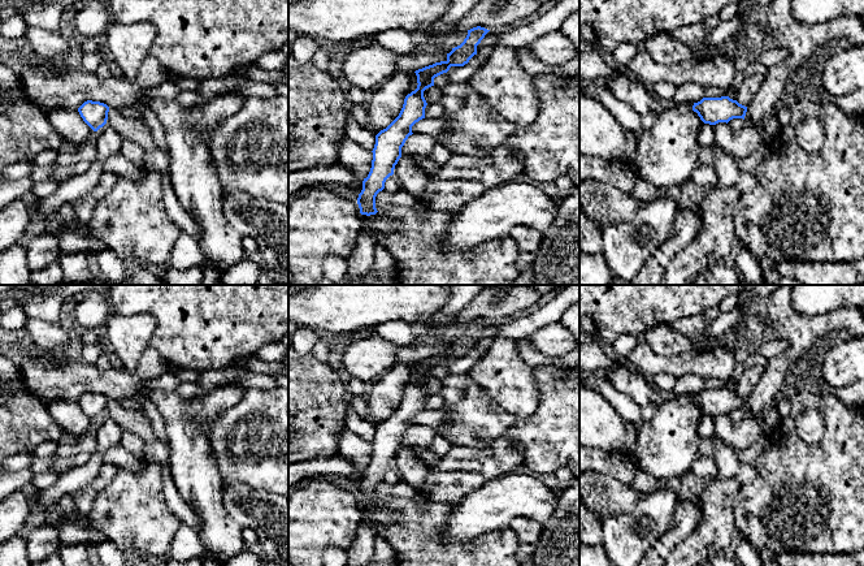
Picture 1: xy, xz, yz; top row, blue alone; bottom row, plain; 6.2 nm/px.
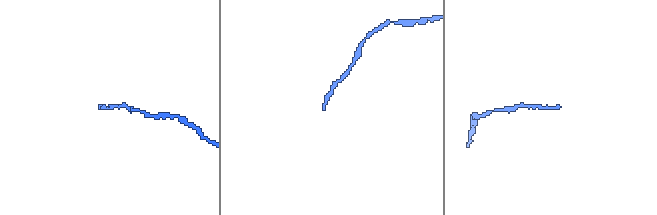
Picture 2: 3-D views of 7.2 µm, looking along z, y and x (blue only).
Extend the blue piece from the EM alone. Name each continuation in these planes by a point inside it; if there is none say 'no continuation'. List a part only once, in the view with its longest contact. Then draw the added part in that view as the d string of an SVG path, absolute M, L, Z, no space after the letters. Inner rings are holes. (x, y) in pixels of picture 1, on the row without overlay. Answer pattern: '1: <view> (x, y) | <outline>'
1: xz (360, 553) | M361 506L361 520L356 537L346 550L348 556L347 566L372 566L374 540L381 536L381 526L374 519L375 513L375 506Z

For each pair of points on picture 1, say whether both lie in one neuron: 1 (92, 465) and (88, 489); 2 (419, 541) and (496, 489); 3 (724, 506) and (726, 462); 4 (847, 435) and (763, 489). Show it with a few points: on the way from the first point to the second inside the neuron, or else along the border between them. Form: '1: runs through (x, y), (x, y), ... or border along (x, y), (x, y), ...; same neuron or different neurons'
1: border along (104, 463), (92, 480), (73, 492); different neurons
2: border along (454, 504), (441, 538), (446, 544); different neurons
3: border along (739, 463), (733, 478), (721, 478), (717, 474); different neurons
4: runs through (826, 456), (808, 474), (799, 479), (784, 479); same neuron

